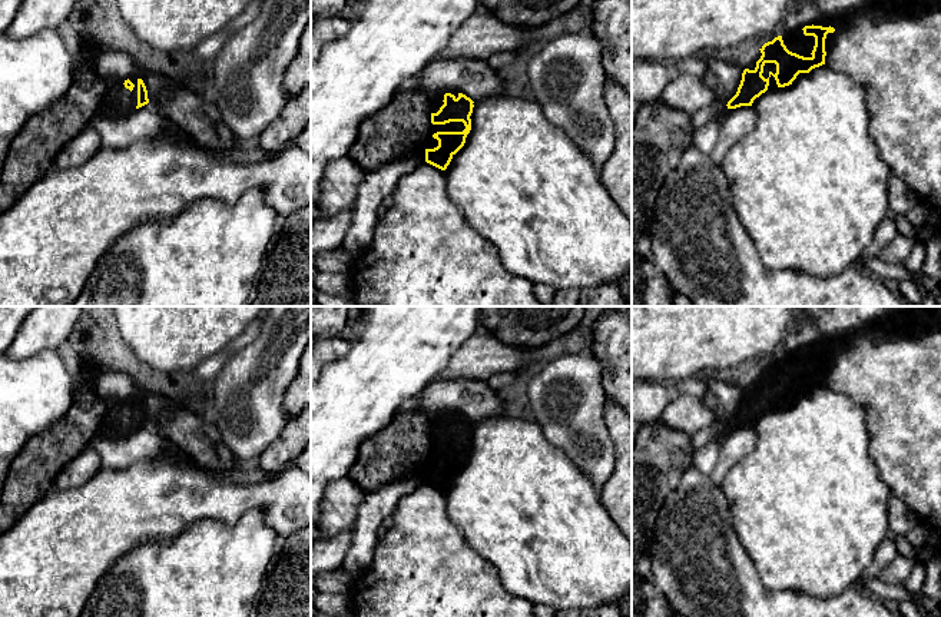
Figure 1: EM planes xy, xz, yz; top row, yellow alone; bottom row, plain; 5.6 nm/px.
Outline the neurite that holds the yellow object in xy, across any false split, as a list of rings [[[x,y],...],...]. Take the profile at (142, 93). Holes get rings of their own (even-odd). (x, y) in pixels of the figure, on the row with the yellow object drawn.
[[[127,79],[109,83],[102,112],[110,117],[125,117],[148,103],[148,90],[143,80]]]

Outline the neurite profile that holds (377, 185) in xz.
[[[425,153],[395,159],[377,170],[365,172],[354,205],[352,220],[341,243],[341,248],[354,259],[371,243],[382,200],[392,195],[404,175],[415,170],[423,162],[425,162]]]

